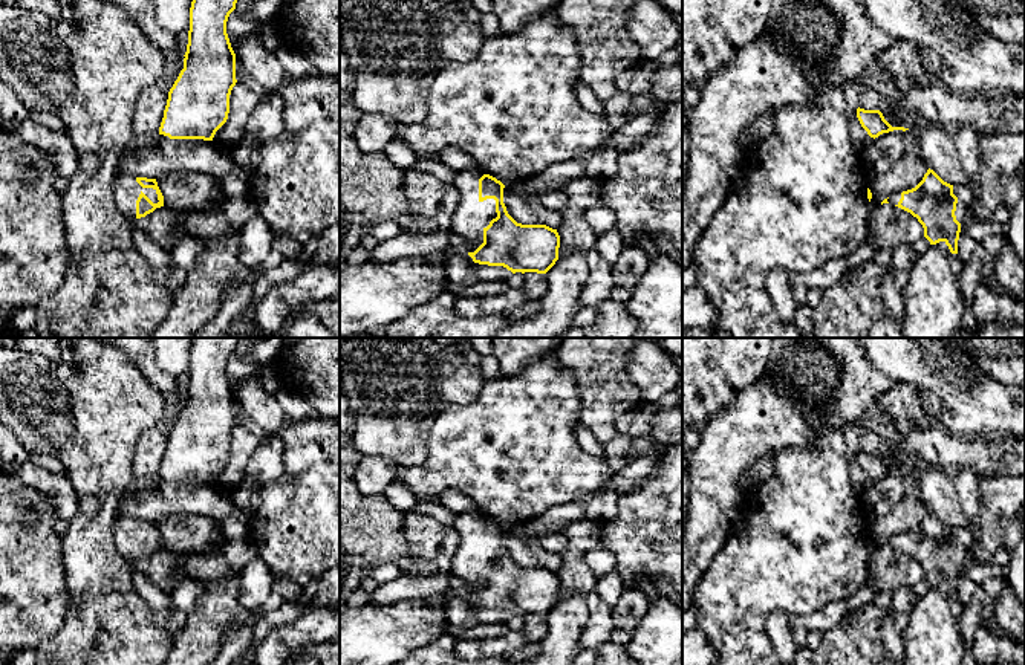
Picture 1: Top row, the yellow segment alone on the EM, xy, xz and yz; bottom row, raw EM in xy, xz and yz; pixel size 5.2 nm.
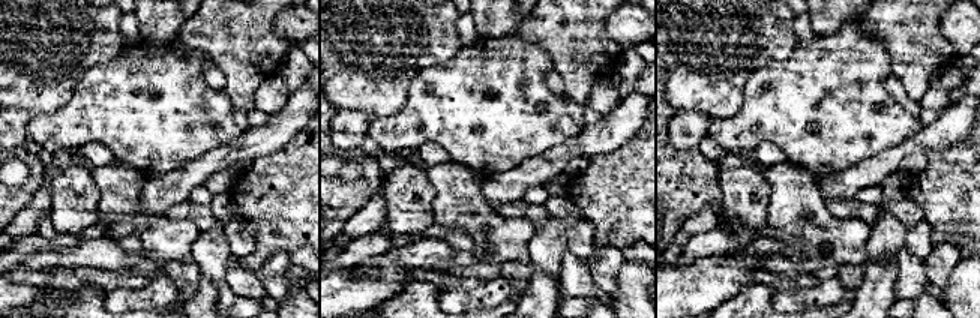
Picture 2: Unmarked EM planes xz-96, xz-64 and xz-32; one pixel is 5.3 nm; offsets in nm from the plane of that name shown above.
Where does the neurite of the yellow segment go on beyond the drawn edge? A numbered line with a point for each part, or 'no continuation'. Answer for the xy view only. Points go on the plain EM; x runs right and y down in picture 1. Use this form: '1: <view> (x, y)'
1: xy (126, 532)

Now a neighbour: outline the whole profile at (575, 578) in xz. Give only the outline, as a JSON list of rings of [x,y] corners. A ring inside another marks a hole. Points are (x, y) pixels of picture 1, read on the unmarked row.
[[[581,518],[571,524],[565,535],[569,543],[561,552],[558,601],[571,595],[589,595],[595,590],[597,576],[584,561],[587,552],[600,546],[600,523]]]

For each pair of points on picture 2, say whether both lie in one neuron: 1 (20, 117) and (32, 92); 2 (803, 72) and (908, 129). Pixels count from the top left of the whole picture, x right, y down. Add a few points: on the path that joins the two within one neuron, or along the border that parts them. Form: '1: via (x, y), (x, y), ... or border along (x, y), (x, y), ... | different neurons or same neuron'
1: border along (15, 108), (23, 108), (32, 114) | different neurons
2: via (829, 98), (847, 116), (883, 123) | same neuron

